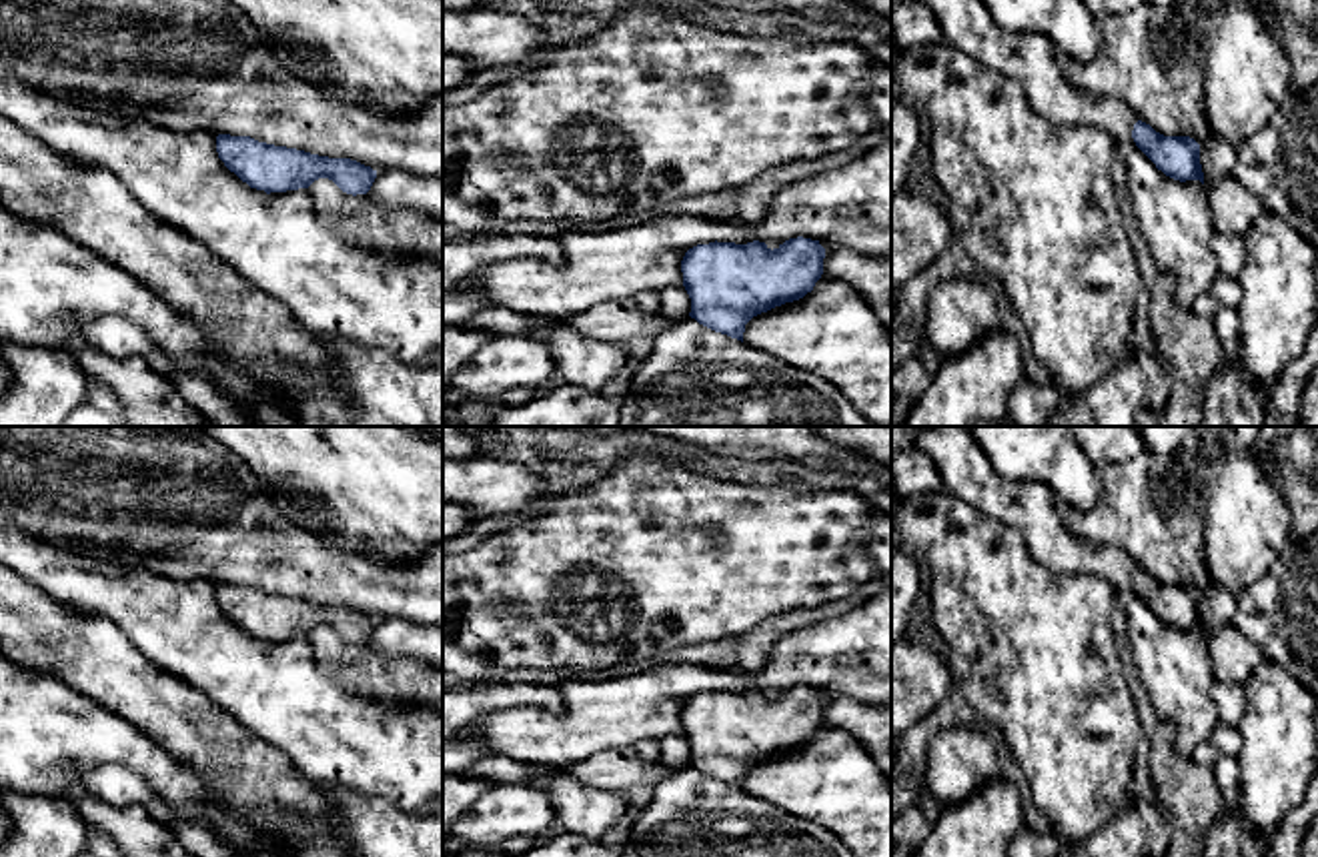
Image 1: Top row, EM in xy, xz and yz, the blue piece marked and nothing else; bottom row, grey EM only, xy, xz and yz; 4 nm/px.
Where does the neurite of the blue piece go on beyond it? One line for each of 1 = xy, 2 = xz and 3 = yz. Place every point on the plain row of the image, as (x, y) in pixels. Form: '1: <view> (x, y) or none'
1: xy (171, 621)
2: xz (645, 705)
3: yz (964, 469)

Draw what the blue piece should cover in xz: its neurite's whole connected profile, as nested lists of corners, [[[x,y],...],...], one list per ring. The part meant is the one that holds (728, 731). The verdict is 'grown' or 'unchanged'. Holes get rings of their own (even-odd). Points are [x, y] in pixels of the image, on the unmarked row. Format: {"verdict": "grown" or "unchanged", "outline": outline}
{"verdict": "grown", "outline": [[[667,663],[617,679],[555,683],[567,713],[599,733],[603,751],[683,735],[691,767],[743,791],[753,765],[813,739],[825,697],[803,685],[773,699],[759,689],[717,691],[715,671],[701,663]]]}

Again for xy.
{"verdict": "grown", "outline": [[[126,567],[126,593],[114,623],[146,657],[166,667],[196,663],[220,651],[264,651],[270,641],[333,629],[347,643],[367,643],[377,619],[351,607],[328,607],[250,585],[162,579]]]}

